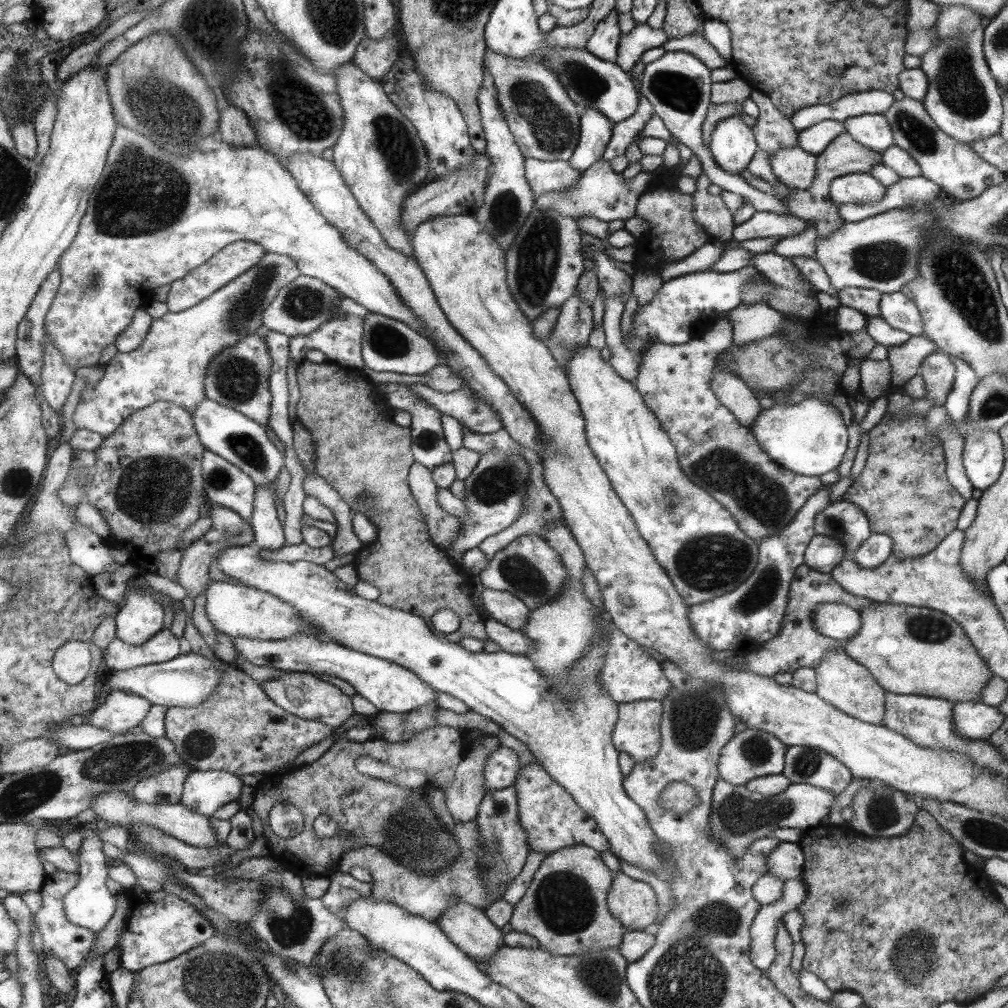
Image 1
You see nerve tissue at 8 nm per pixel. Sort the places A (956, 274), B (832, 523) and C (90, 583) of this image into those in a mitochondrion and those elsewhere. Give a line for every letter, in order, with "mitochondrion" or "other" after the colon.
A: mitochondrion
B: mitochondrion
C: other

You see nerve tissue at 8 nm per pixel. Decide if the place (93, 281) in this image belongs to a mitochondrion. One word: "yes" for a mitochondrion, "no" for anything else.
yes

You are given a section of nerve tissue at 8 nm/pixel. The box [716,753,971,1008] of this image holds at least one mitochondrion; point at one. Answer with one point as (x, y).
(912, 967)

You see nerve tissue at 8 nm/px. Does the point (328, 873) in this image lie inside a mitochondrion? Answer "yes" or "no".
no

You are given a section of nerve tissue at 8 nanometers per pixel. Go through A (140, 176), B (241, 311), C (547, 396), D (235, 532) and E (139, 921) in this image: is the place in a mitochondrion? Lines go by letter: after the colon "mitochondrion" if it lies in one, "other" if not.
A: mitochondrion
B: mitochondrion
C: other
D: mitochondrion
E: other

